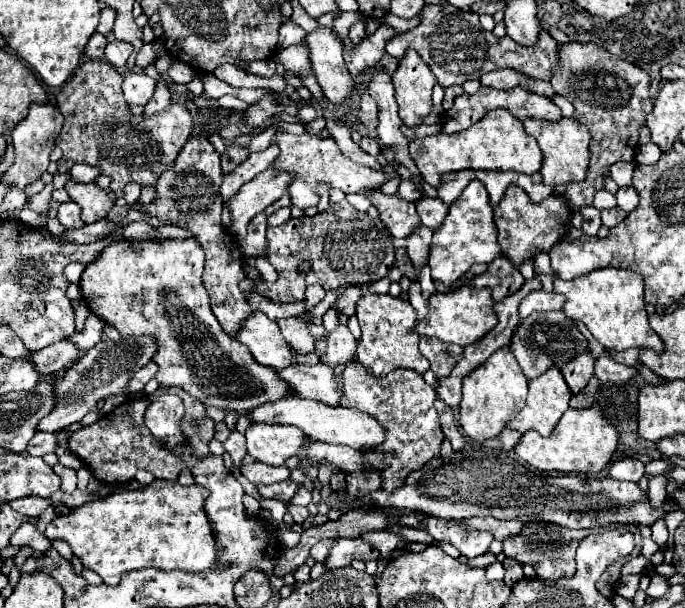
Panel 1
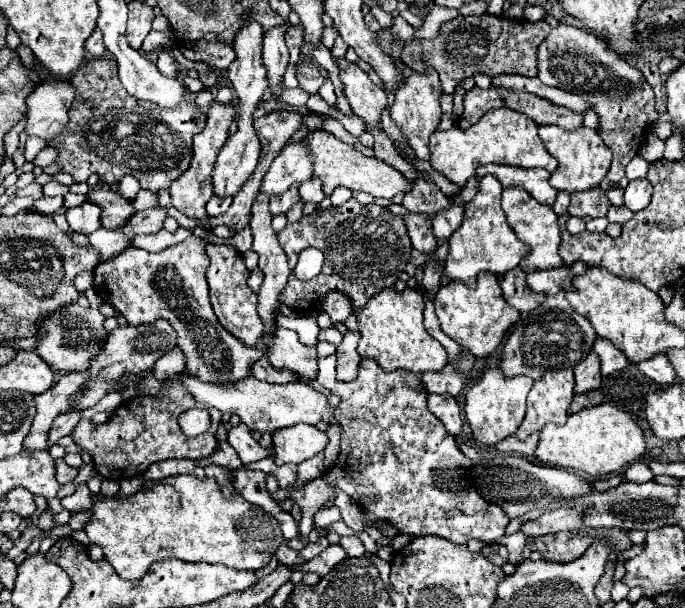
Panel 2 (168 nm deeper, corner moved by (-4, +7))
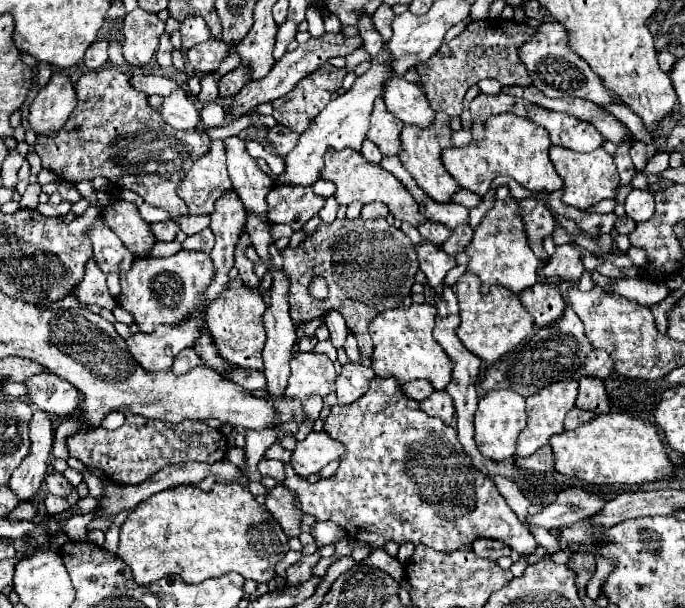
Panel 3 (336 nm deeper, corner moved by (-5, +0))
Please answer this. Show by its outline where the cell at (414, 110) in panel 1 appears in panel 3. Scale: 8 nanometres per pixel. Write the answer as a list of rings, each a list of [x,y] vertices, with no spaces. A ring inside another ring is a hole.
[[[442,111],[436,113],[436,119],[432,123],[432,127],[428,129],[418,129],[418,127],[404,127],[400,141],[402,141],[402,153],[400,153],[400,161],[402,165],[412,173],[412,177],[416,179],[416,183],[420,185],[420,189],[430,195],[430,199],[438,201],[438,203],[450,203],[452,195],[460,189],[458,183],[454,183],[454,179],[450,177],[450,173],[446,171],[446,167],[442,167],[442,151],[446,147],[454,147],[450,141],[452,129],[450,129],[450,117],[444,115]]]

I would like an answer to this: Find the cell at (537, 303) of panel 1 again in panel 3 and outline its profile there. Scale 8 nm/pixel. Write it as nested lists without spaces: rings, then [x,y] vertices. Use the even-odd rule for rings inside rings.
[[[566,243],[566,245],[558,245],[556,253],[548,259],[548,263],[542,267],[546,277],[558,277],[560,281],[570,281],[570,283],[578,283],[584,267],[580,261],[582,253],[580,249],[576,249],[574,245]]]

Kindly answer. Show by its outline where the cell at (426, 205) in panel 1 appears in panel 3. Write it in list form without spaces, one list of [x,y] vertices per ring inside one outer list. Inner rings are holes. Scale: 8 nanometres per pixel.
[[[460,225],[460,227],[456,227],[456,229],[452,231],[450,239],[442,245],[442,249],[444,249],[448,255],[462,253],[464,247],[466,247],[466,243],[470,243],[472,235],[474,235],[474,231],[472,231],[470,225]]]

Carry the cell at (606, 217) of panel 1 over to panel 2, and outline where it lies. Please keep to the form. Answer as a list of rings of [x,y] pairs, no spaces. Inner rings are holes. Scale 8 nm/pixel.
[[[611,206],[611,208],[609,208],[609,212],[607,212],[609,222],[619,222],[619,224],[627,222],[631,216],[633,216],[633,212],[631,212],[631,210],[627,210],[625,206]]]

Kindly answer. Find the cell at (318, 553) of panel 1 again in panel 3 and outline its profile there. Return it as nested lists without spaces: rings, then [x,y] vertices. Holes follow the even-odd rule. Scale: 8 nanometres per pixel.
[[[316,551],[314,555],[304,555],[304,557],[300,557],[294,565],[290,565],[290,567],[286,569],[286,583],[288,583],[288,585],[298,585],[298,583],[304,583],[306,579],[310,579],[310,577],[312,577],[310,569],[318,563],[318,559],[320,559],[320,553],[318,553],[318,551]]]

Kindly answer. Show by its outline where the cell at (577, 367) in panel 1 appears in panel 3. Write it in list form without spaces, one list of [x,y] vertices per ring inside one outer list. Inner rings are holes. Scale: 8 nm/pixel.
[[[582,377],[582,379],[578,379],[578,383],[580,383],[580,393],[578,393],[578,401],[576,401],[578,409],[592,411],[596,415],[610,413],[608,395],[606,395],[604,385],[602,385],[600,379]]]

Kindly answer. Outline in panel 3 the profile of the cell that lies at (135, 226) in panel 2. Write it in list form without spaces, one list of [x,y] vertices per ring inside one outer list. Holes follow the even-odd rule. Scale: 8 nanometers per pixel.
[[[166,219],[166,221],[160,221],[160,223],[152,225],[152,233],[156,235],[158,241],[174,241],[178,231],[180,231],[180,225],[172,219]]]

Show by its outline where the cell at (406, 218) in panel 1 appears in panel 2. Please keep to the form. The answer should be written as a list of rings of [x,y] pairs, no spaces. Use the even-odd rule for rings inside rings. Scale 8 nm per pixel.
[[[409,212],[405,220],[405,226],[407,226],[407,234],[411,238],[411,244],[413,248],[421,250],[421,252],[431,252],[437,248],[437,238],[433,236],[433,230],[431,230],[431,220],[429,216],[421,216],[419,212]]]

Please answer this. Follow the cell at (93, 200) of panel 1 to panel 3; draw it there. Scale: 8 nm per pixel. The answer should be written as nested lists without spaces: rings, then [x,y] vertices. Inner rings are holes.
[[[116,199],[104,211],[104,221],[136,257],[150,255],[150,251],[156,243],[156,237],[154,237],[150,225],[140,217],[138,209],[132,203]]]

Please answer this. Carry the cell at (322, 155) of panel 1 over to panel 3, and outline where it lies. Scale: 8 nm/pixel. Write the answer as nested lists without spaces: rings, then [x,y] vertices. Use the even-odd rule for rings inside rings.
[[[330,149],[330,151],[326,151],[324,159],[326,159],[326,163],[324,163],[322,171],[320,171],[320,177],[326,179],[326,181],[336,183],[338,189],[336,189],[334,199],[338,201],[338,205],[348,207],[354,201],[360,201],[360,203],[380,201],[390,209],[390,213],[398,221],[406,221],[406,223],[410,223],[414,227],[418,227],[418,223],[424,221],[424,217],[418,213],[418,203],[414,201],[410,191],[390,171],[362,159],[362,155],[358,151],[354,151],[354,149],[342,149],[342,151]]]

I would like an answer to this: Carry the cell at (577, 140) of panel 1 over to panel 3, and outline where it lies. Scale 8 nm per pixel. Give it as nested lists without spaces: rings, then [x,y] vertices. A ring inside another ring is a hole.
[[[552,145],[550,161],[554,163],[554,169],[558,171],[558,175],[564,179],[562,201],[566,205],[572,205],[576,209],[590,209],[592,205],[596,205],[604,199],[616,199],[618,187],[620,187],[616,163],[614,163],[612,155],[608,155],[602,147],[592,153],[576,153],[576,151]]]

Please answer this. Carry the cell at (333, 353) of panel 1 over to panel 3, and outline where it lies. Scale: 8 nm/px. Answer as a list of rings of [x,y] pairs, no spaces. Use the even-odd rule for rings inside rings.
[[[346,363],[336,383],[338,403],[348,405],[358,401],[366,393],[366,387],[370,387],[370,379],[374,379],[374,371],[370,367],[360,363]]]

